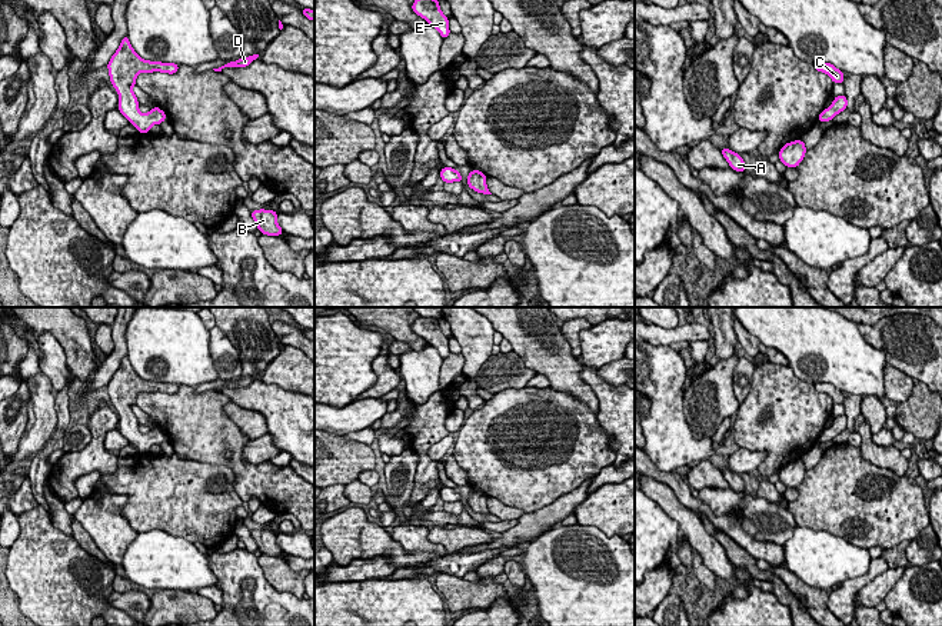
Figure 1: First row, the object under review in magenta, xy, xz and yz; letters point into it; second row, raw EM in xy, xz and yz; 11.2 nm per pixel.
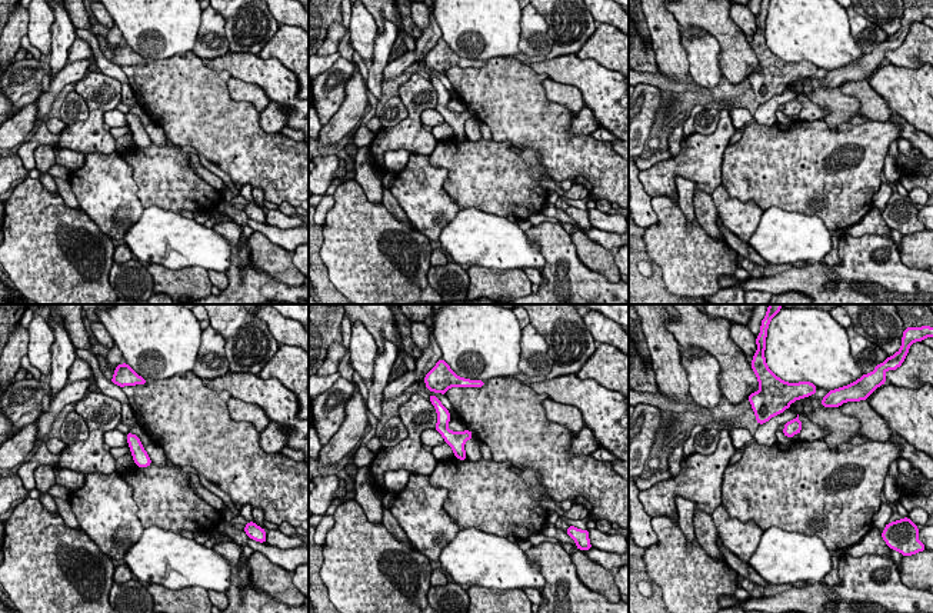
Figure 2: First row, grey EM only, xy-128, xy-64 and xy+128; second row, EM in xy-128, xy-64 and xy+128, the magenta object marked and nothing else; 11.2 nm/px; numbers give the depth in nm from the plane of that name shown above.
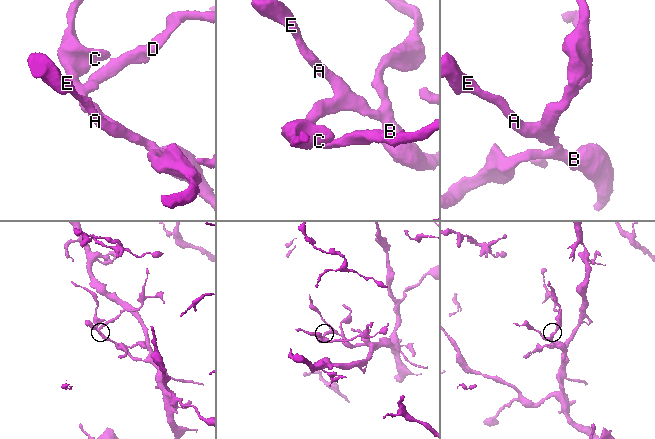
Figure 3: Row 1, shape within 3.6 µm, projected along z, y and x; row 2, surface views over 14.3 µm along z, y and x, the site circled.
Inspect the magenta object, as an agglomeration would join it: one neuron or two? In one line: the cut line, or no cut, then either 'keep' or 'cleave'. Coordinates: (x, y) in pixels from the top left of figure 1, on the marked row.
no cut | keep

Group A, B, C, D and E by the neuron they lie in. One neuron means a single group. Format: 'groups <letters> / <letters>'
groups A B C D E

